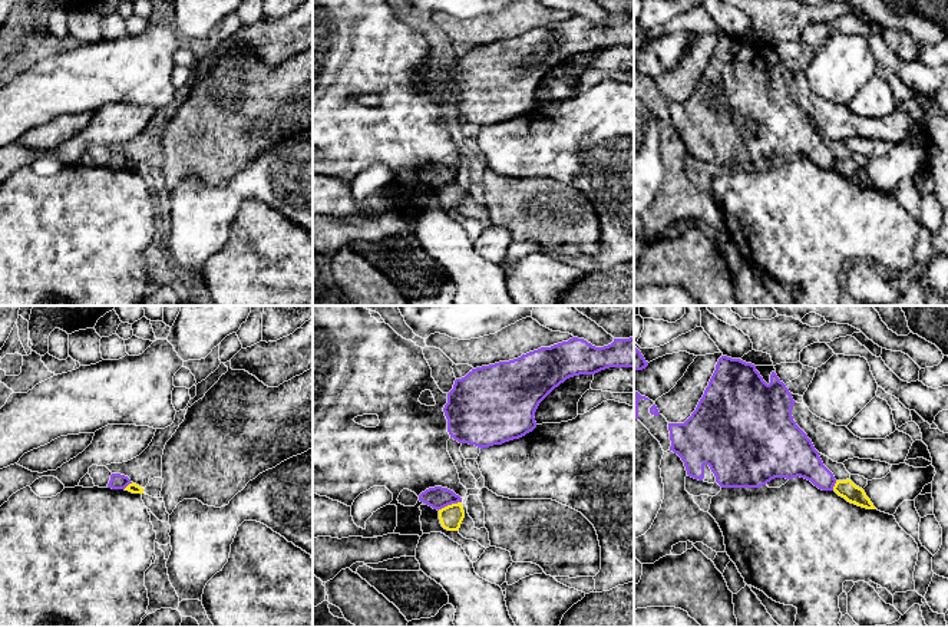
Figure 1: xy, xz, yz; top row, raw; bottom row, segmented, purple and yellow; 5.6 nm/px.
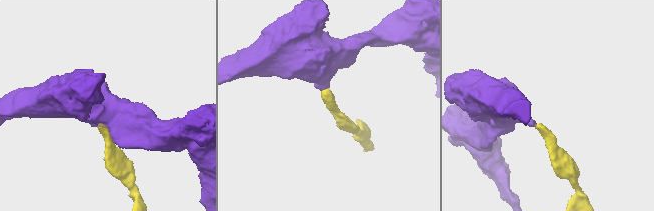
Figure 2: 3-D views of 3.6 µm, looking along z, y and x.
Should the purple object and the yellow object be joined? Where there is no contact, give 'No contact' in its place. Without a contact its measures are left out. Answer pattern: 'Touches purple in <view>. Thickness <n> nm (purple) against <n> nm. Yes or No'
Touches purple in xz. Thickness 120 nm (purple) against 130 nm. No

